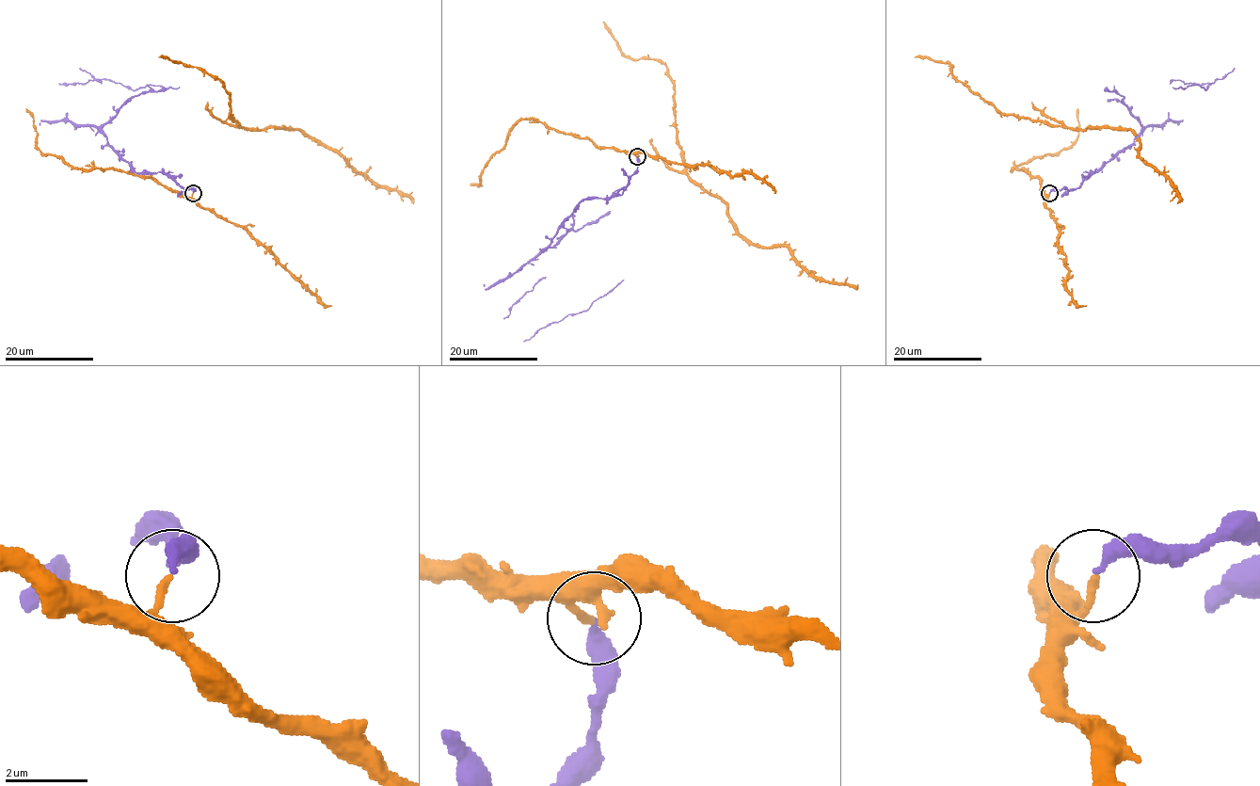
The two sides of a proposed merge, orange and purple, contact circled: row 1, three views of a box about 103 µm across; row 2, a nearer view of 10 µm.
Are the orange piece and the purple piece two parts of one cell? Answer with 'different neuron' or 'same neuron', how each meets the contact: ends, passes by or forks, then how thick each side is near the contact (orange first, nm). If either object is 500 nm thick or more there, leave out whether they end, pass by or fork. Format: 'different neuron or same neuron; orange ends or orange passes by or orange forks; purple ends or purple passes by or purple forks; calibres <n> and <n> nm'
different neuron; orange ends; purple ends; calibres 170 and 320 nm

